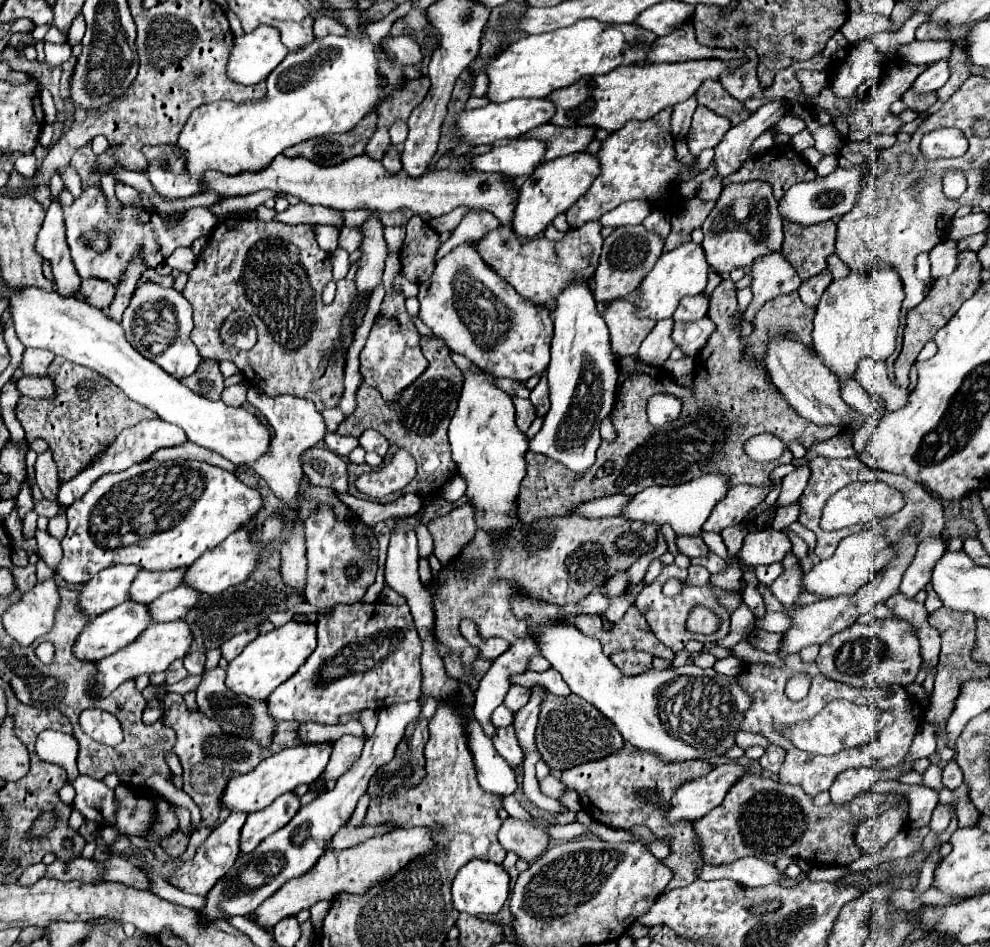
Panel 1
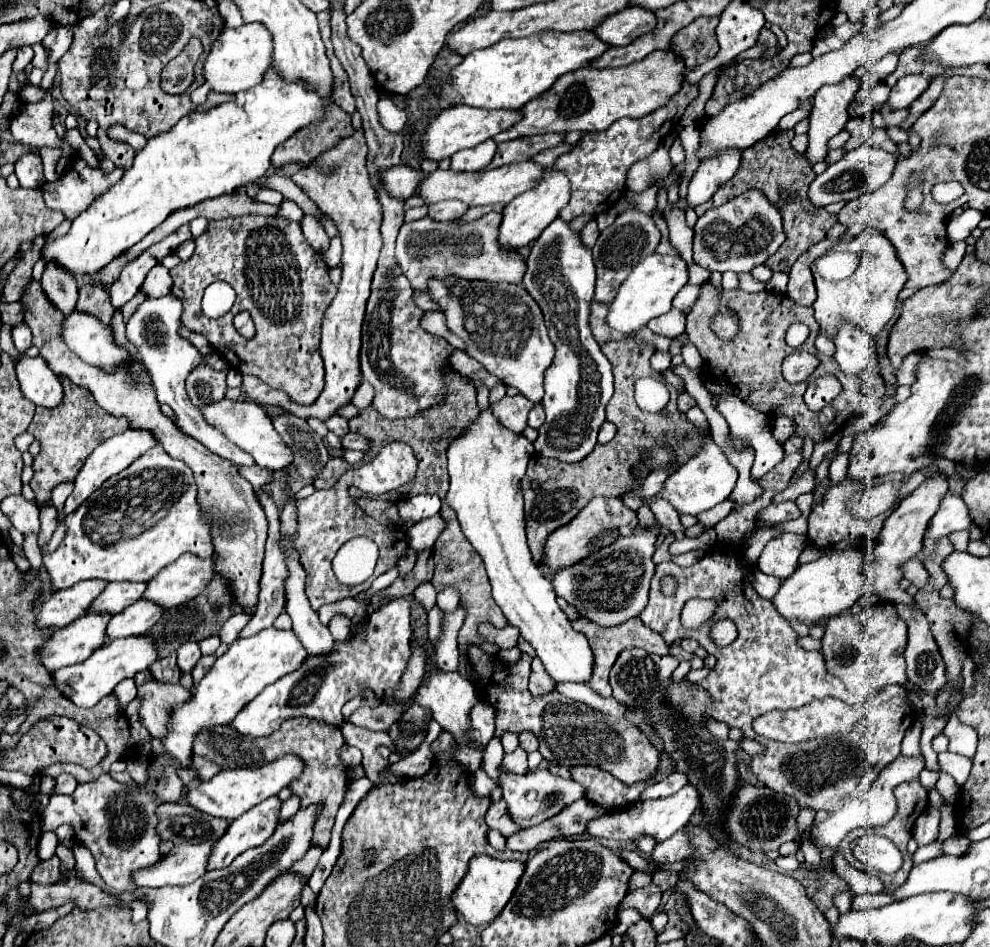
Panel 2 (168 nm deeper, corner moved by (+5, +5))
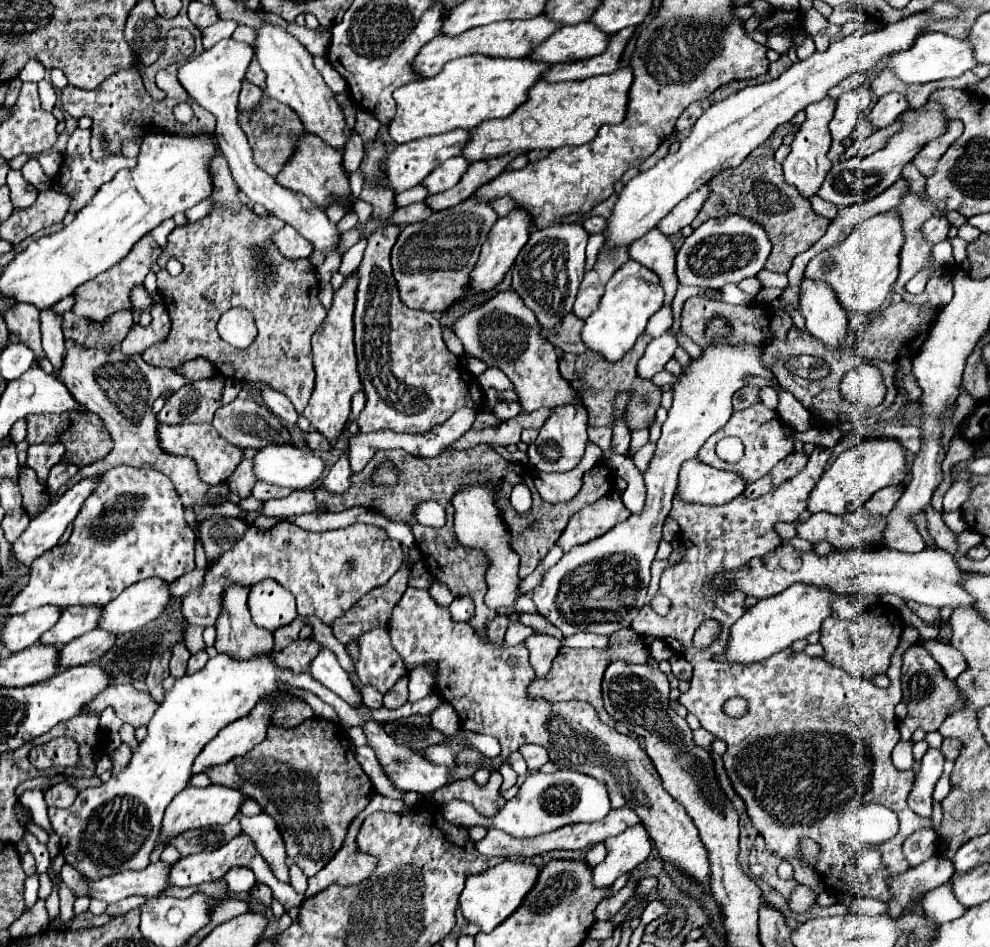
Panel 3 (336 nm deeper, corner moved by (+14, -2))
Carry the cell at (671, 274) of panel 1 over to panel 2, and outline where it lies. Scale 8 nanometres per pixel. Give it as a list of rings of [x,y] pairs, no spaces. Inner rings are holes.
[[[652,253],[646,259],[642,259],[620,285],[614,301],[610,303],[606,323],[620,333],[626,333],[626,335],[636,333],[638,329],[646,327],[650,319],[670,311],[672,299],[686,283],[688,283],[688,269],[682,257]]]

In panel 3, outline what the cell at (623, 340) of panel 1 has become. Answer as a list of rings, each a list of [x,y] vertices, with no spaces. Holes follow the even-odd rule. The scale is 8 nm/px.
[[[571,312],[571,314],[567,314],[563,318],[563,324],[559,326],[557,336],[551,336],[547,330],[541,330],[541,334],[543,334],[543,338],[547,338],[549,342],[553,342],[563,352],[581,354],[581,352],[585,352],[585,344],[581,342],[581,326],[583,324],[585,322]]]

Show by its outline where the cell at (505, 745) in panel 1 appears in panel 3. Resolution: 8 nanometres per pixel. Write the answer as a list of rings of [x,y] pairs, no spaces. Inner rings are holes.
[[[493,772],[487,786],[477,786],[473,780],[457,780],[451,786],[443,786],[441,790],[429,794],[429,798],[437,804],[449,802],[449,794],[457,794],[457,798],[473,804],[473,808],[483,814],[485,818],[491,818],[501,808],[501,796],[499,788],[503,784],[503,778],[499,772]]]

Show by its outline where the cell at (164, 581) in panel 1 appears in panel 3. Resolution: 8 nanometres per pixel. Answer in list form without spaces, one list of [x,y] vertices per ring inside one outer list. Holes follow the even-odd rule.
[[[69,606],[59,618],[59,622],[41,636],[43,644],[53,644],[53,646],[63,646],[77,636],[95,630],[97,628],[97,618],[101,618],[103,606]]]

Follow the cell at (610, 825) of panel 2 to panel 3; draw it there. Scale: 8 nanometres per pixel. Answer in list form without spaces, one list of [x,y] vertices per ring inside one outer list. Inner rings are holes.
[[[637,822],[637,826],[629,826],[629,830],[623,830],[619,836],[605,838],[603,842],[607,858],[603,860],[603,870],[595,870],[593,874],[593,884],[599,888],[611,886],[615,878],[645,862],[653,844],[643,822]]]

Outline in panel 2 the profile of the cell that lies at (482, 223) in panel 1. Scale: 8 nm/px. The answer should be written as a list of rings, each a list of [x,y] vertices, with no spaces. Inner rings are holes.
[[[440,201],[440,203],[430,203],[428,205],[428,215],[436,221],[446,221],[446,219],[456,219],[466,213],[466,205],[462,201]]]

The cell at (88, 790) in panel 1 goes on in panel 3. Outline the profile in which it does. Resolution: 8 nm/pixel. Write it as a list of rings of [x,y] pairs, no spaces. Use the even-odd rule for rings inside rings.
[[[219,652],[215,658],[209,658],[205,668],[193,676],[179,678],[175,686],[165,692],[165,700],[159,704],[147,726],[147,738],[139,744],[139,748],[133,752],[131,764],[117,778],[111,778],[97,788],[81,790],[75,802],[65,810],[49,808],[49,820],[55,834],[61,838],[61,854],[65,856],[67,864],[91,880],[105,878],[121,870],[143,870],[149,866],[149,856],[161,830],[163,812],[175,794],[189,784],[191,766],[197,754],[211,738],[215,738],[221,728],[237,718],[243,718],[265,694],[277,692],[281,682],[313,692],[319,698],[327,698],[345,728],[361,726],[361,722],[369,720],[389,722],[416,714],[430,715],[443,702],[441,696],[433,692],[417,702],[407,702],[398,709],[353,708],[345,700],[337,698],[337,694],[333,694],[329,688],[321,686],[321,682],[317,682],[309,672],[293,672],[291,668],[283,668],[271,658],[271,654],[255,654],[249,660],[237,660],[231,654]]]

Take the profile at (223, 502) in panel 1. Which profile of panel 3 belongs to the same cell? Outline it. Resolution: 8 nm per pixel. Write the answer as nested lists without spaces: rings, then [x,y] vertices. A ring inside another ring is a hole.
[[[117,466],[109,470],[93,494],[85,500],[81,512],[73,520],[71,538],[41,554],[31,566],[29,584],[15,596],[9,606],[9,614],[23,614],[43,604],[55,604],[69,608],[75,604],[107,604],[117,598],[133,582],[159,576],[167,582],[195,570],[195,532],[185,522],[185,510],[181,508],[179,494],[173,490],[171,480],[153,468]]]

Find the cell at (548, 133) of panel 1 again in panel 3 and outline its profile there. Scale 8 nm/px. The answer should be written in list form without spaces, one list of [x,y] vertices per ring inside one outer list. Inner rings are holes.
[[[505,154],[501,158],[489,158],[485,162],[473,162],[469,166],[469,170],[465,172],[465,176],[457,182],[457,186],[445,190],[445,192],[439,192],[439,194],[433,194],[427,198],[427,204],[433,208],[433,210],[445,210],[449,206],[455,206],[463,200],[467,200],[469,196],[473,196],[473,192],[483,186],[485,182],[493,180],[495,176],[499,176],[507,166],[509,162],[519,156],[519,154]]]

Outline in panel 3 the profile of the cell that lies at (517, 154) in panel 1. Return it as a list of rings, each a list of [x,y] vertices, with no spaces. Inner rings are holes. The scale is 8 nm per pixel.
[[[453,156],[449,160],[445,160],[441,166],[437,166],[423,180],[423,184],[429,190],[429,194],[437,194],[437,192],[449,190],[461,180],[461,174],[465,174],[465,168],[469,168],[469,162],[465,162],[465,158],[461,158],[461,156]]]

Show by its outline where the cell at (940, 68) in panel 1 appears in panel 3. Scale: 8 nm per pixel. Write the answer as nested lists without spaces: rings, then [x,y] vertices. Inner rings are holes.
[[[889,92],[889,94],[885,94],[885,96],[881,96],[877,100],[875,108],[869,114],[869,120],[871,120],[873,126],[885,128],[885,126],[889,126],[907,108],[909,108],[909,102],[905,102],[903,94]]]

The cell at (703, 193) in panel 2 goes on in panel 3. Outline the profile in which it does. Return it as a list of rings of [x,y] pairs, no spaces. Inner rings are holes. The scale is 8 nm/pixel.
[[[709,184],[701,186],[699,190],[695,190],[693,194],[689,194],[683,202],[679,202],[657,226],[663,234],[671,236],[671,234],[677,234],[683,226],[691,224],[695,214],[701,210],[701,206],[705,204],[705,200],[709,198]]]

